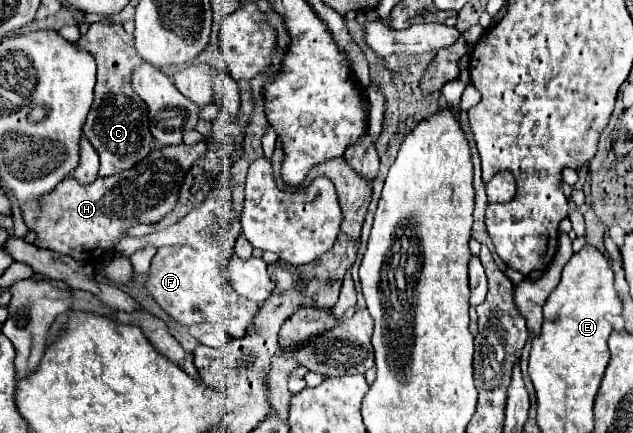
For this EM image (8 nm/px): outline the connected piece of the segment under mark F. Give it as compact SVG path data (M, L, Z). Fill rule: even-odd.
M213 244L205 246L203 250L201 246L167 246L159 248L151 262L145 280L145 290L171 318L175 318L179 324L185 324L183 326L186 326L190 335L199 341L199 345L223 348L233 338L227 327L227 317L231 310L231 292L235 290L231 287L229 278L221 274L221 270L225 270L225 262L233 255L234 245L231 248L221 248L219 244ZM193 284L197 284L197 292L193 290Z

